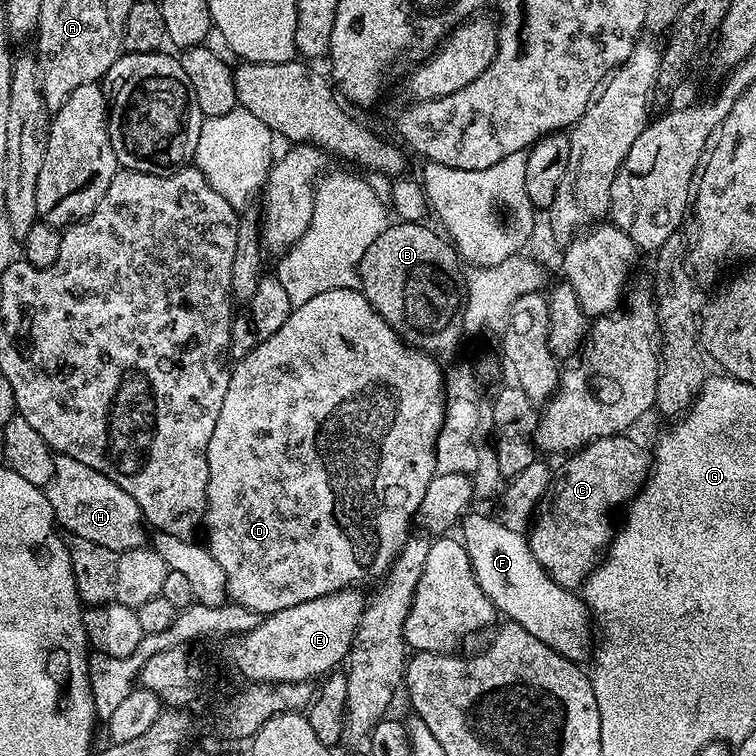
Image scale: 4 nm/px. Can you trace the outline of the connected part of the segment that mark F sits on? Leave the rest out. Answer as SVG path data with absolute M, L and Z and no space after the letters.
M475 512L463 517L462 543L482 592L490 598L497 613L511 623L530 630L538 642L546 642L550 650L562 654L568 660L587 661L594 644L594 621L583 595L571 588L558 586L558 582L554 582L554 578L542 570L524 532L510 530L491 515L488 517Z

